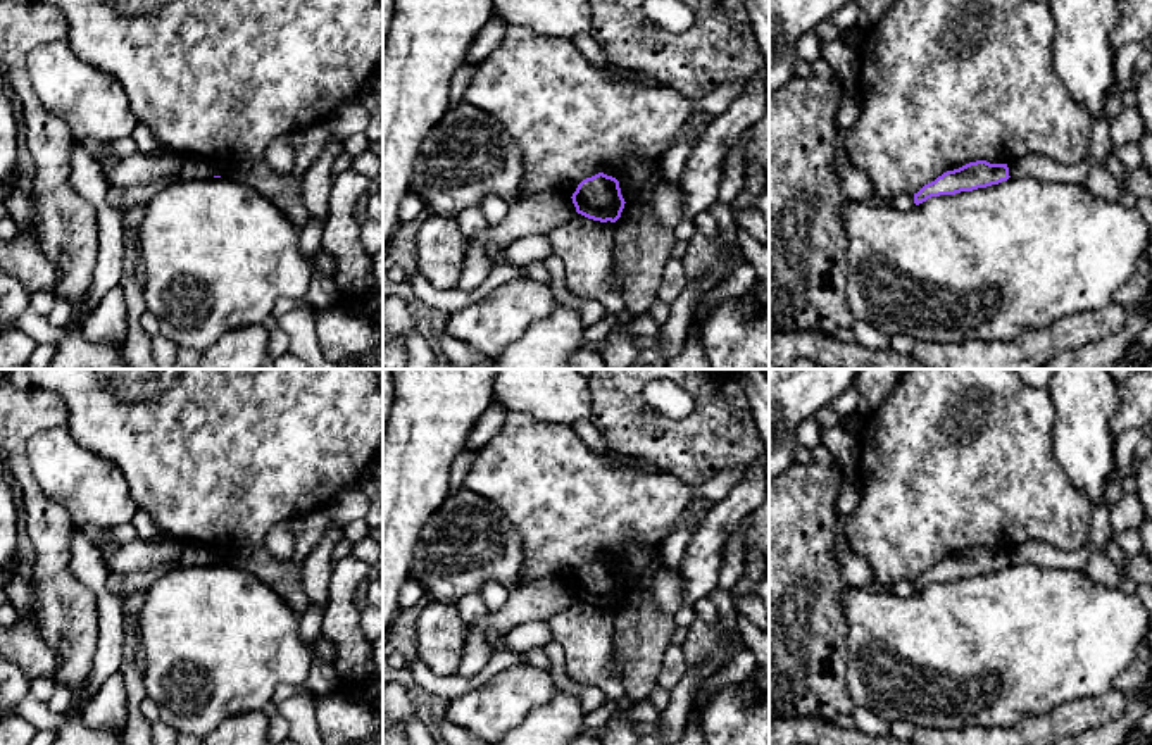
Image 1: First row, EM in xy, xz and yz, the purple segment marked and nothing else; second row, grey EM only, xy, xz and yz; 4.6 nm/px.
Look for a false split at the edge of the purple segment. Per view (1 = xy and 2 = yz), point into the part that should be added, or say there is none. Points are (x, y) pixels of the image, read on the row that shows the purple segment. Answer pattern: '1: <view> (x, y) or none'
1: none
2: none

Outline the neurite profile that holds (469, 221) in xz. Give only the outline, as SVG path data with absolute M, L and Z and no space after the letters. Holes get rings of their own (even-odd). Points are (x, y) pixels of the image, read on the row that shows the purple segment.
M471 207L462 210L459 216L454 217L459 229L467 236L474 236L481 229L488 226L483 212L478 207Z

